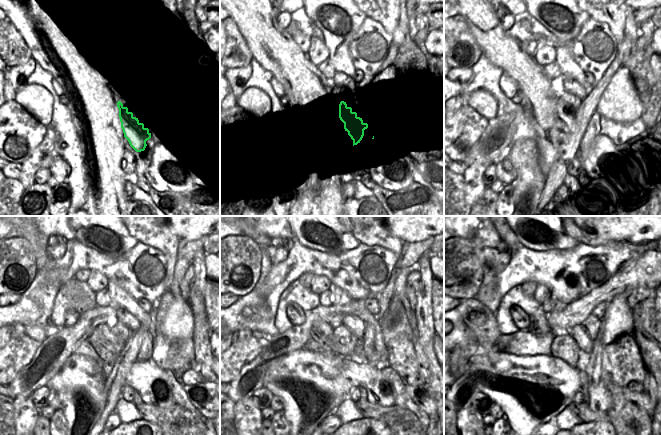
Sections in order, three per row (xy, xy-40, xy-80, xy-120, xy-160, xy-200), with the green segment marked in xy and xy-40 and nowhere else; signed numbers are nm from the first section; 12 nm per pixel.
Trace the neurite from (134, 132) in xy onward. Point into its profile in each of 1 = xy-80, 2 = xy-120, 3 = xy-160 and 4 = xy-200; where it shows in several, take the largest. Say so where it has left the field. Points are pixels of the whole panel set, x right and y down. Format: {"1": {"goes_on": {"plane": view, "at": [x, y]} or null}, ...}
{"1": {"goes_on": {"plane": "xy-80", "at": [565, 111]}}, "2": {"goes_on": {"plane": "xy-120", "at": [101, 337]}}, "3": {"goes_on": {"plane": "xy-160", "at": [322, 332]}}, "4": {"goes_on": {"plane": "xy-200", "at": [539, 326]}}}

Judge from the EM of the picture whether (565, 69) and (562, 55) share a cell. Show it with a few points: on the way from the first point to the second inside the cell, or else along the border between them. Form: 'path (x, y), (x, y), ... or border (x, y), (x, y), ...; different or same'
path (565, 66), (564, 58); same

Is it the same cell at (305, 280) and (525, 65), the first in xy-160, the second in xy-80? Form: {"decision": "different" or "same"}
{"decision": "different"}

